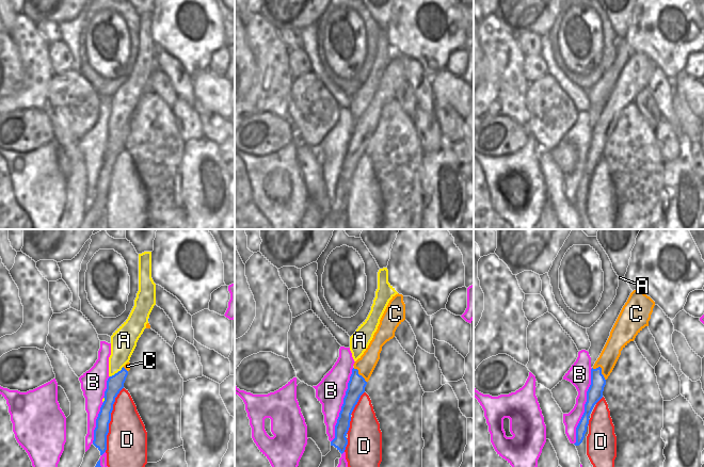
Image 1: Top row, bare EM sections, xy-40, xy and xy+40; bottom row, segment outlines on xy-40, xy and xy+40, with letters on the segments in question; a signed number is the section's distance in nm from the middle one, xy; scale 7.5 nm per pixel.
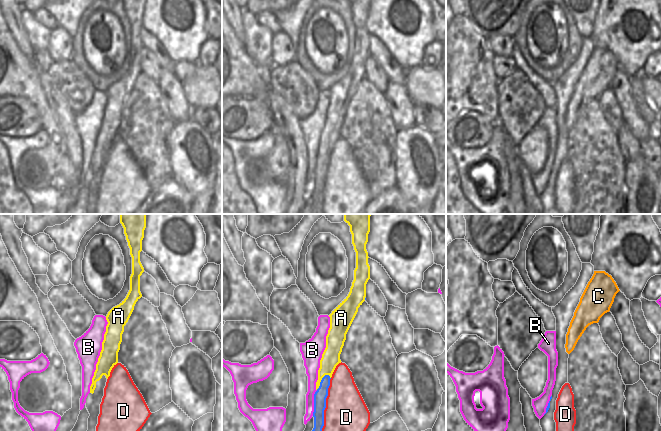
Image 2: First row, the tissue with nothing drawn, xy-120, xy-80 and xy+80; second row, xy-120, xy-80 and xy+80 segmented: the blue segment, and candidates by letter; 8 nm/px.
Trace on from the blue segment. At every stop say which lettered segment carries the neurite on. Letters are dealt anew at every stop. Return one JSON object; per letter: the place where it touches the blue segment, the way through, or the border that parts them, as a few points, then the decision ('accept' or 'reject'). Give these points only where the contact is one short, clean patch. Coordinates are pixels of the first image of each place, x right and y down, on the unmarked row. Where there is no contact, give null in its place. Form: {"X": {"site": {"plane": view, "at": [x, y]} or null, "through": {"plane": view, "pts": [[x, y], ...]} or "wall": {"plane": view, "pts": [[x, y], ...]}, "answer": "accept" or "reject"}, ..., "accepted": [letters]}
{"A": {"site": {"plane": "xy-40", "at": [117, 133]}, "answer": "accept"}, "B": {"site": {"plane": "xy+40", "at": [585, 167]}, "answer": "reject"}, "C": {"site": {"plane": "xy+40", "at": [601, 131]}, "answer": "reject"}, "D": {"site": {"plane": "xy-40", "at": [110, 180]}, "answer": "reject"}, "accepted": ["A"]}

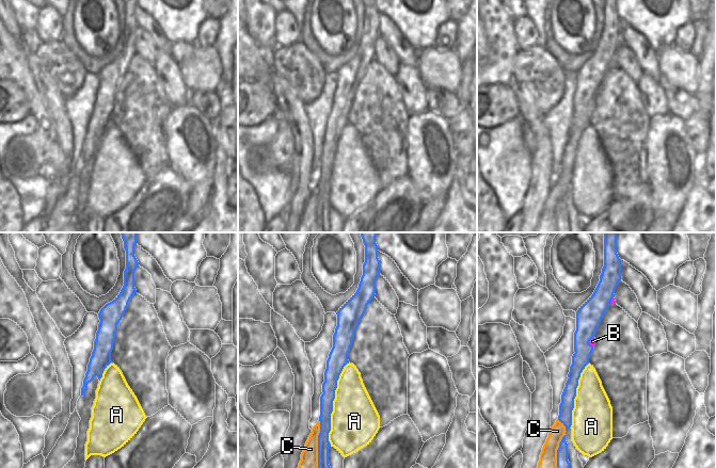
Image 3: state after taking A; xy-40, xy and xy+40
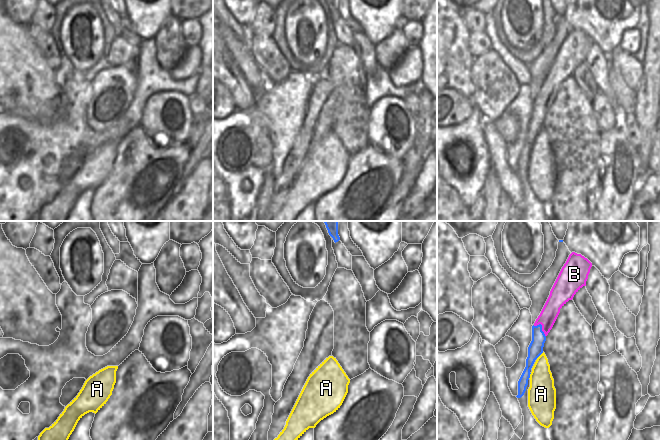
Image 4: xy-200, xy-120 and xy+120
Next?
{"A": {"site": {"plane": "xy", "at": [332, 165]}, "answer": "reject"}, "B": {"site": {"plane": "xy+40", "at": [588, 103]}, "answer": "reject"}, "C": {"site": {"plane": "xy", "at": [318, 207]}, "answer": "reject"}, "accepted": []}

